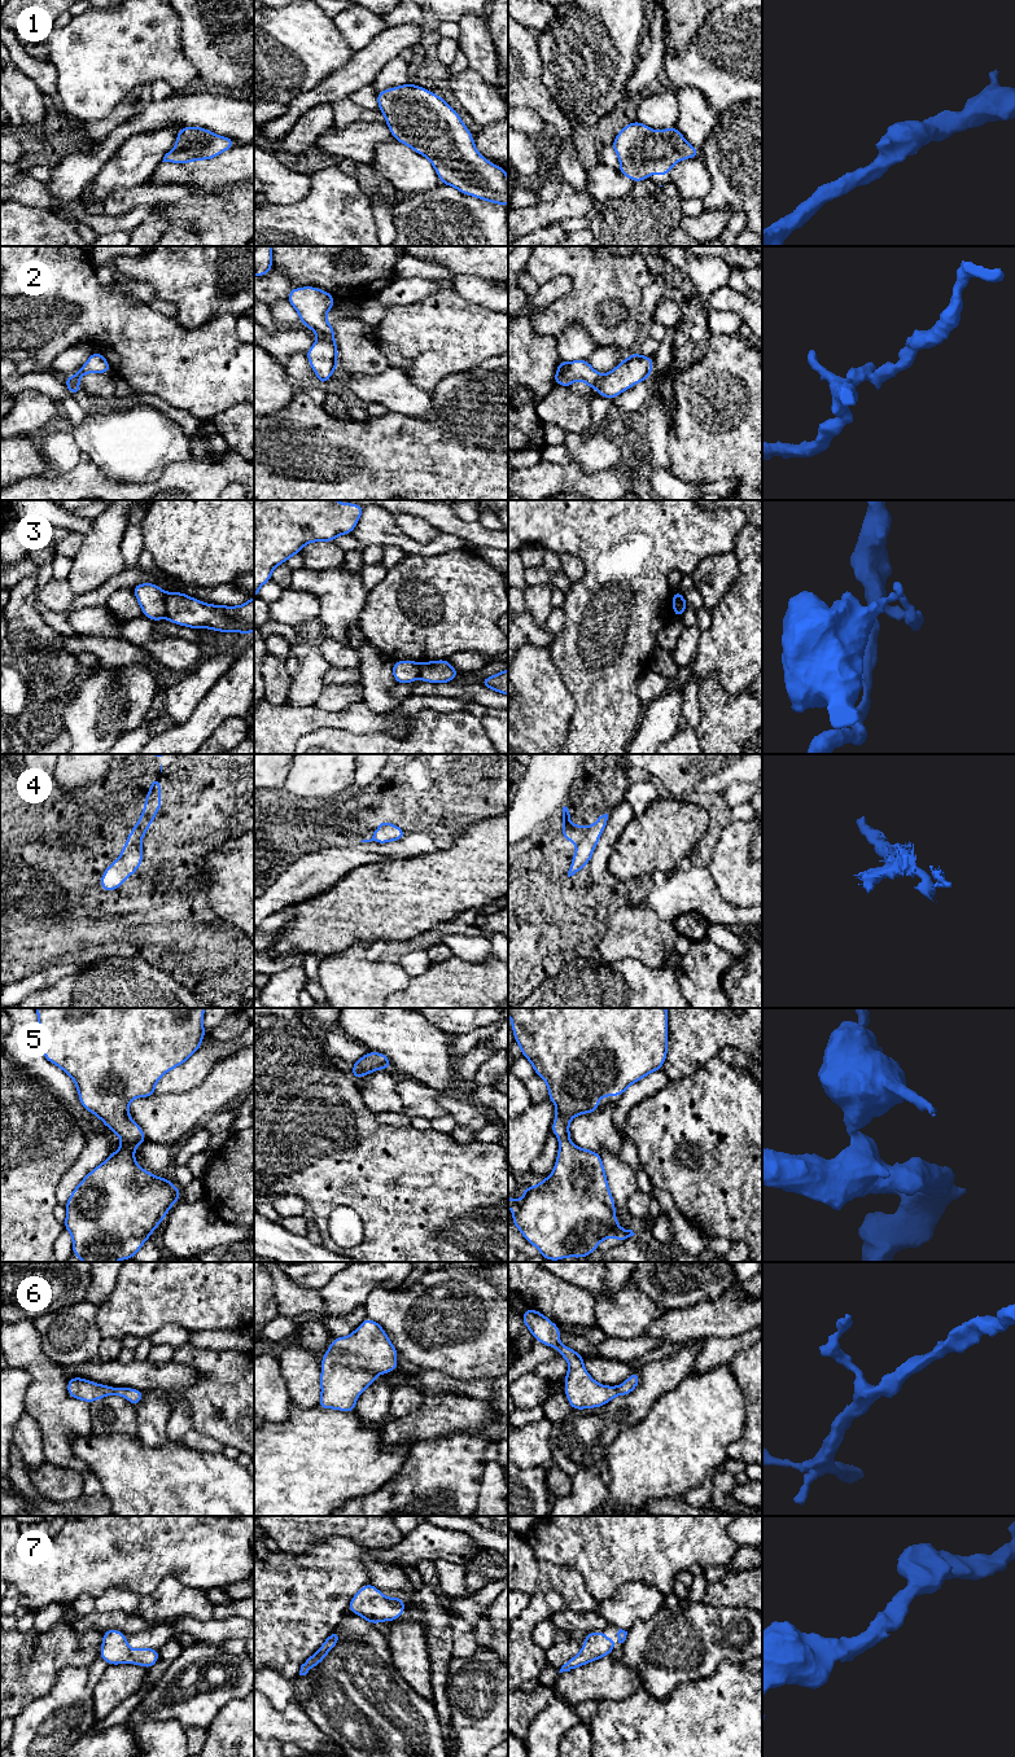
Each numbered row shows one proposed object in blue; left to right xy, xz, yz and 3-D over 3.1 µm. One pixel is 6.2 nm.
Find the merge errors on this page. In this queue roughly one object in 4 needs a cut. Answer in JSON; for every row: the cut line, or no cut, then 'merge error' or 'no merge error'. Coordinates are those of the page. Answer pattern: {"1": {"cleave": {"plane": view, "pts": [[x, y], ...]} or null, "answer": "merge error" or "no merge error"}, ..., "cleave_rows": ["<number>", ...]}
{"1": {"cleave": null, "answer": "no merge error"}, "2": {"cleave": {"plane": "xz", "pts": [[319, 334], [332, 340]]}, "answer": "merge error"}, "3": {"cleave": {"plane": "xy", "pts": [[167, 594], [165, 616]]}, "answer": "merge error"}, "4": {"cleave": {"plane": "yz", "pts": [[590, 827], [577, 846]]}, "answer": "merge error"}, "5": {"cleave": null, "answer": "no merge error"}, "6": {"cleave": null, "answer": "no merge error"}, "7": {"cleave": null, "answer": "no merge error"}, "cleave_rows": ["2", "3", "4"]}

